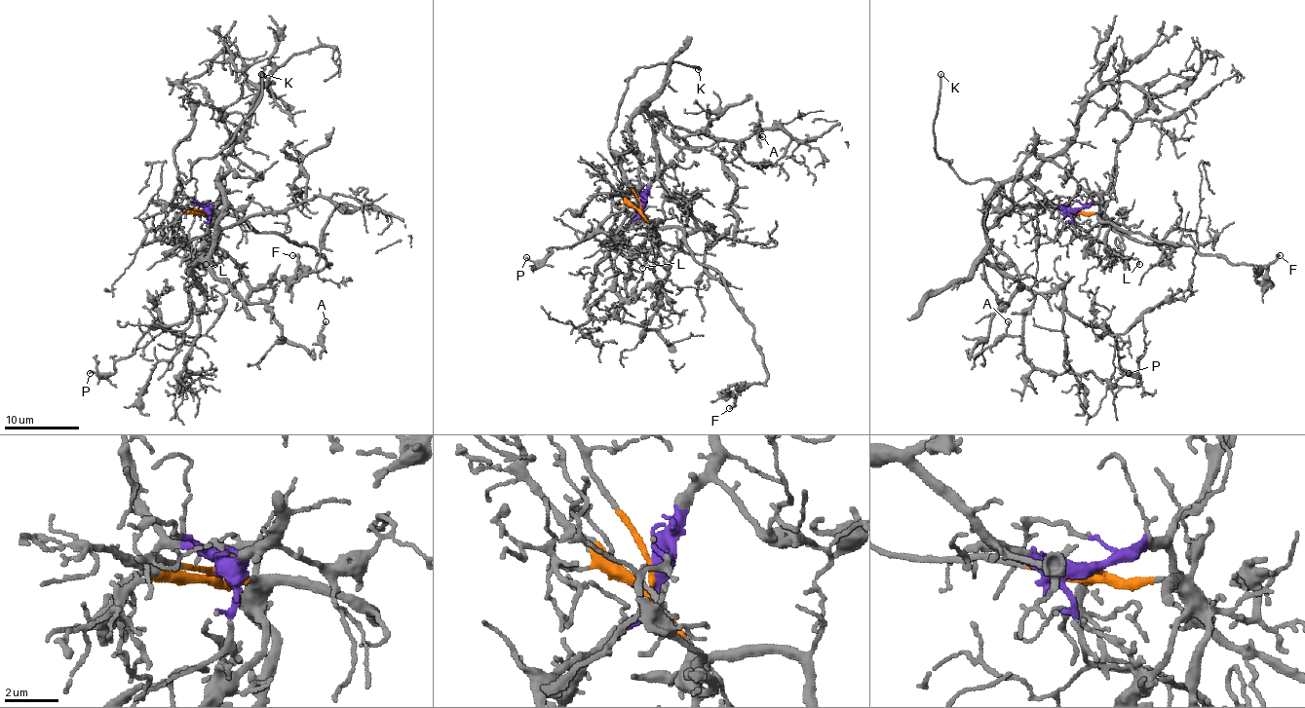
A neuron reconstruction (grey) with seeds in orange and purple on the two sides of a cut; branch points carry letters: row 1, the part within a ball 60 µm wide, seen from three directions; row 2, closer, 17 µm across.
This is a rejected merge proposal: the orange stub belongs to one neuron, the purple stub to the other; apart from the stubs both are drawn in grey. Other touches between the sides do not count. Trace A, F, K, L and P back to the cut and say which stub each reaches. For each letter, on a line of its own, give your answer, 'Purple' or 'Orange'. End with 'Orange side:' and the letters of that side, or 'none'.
A: Purple
F: Orange
K: Orange
L: Orange
P: Purple
Orange side: F, K, L

